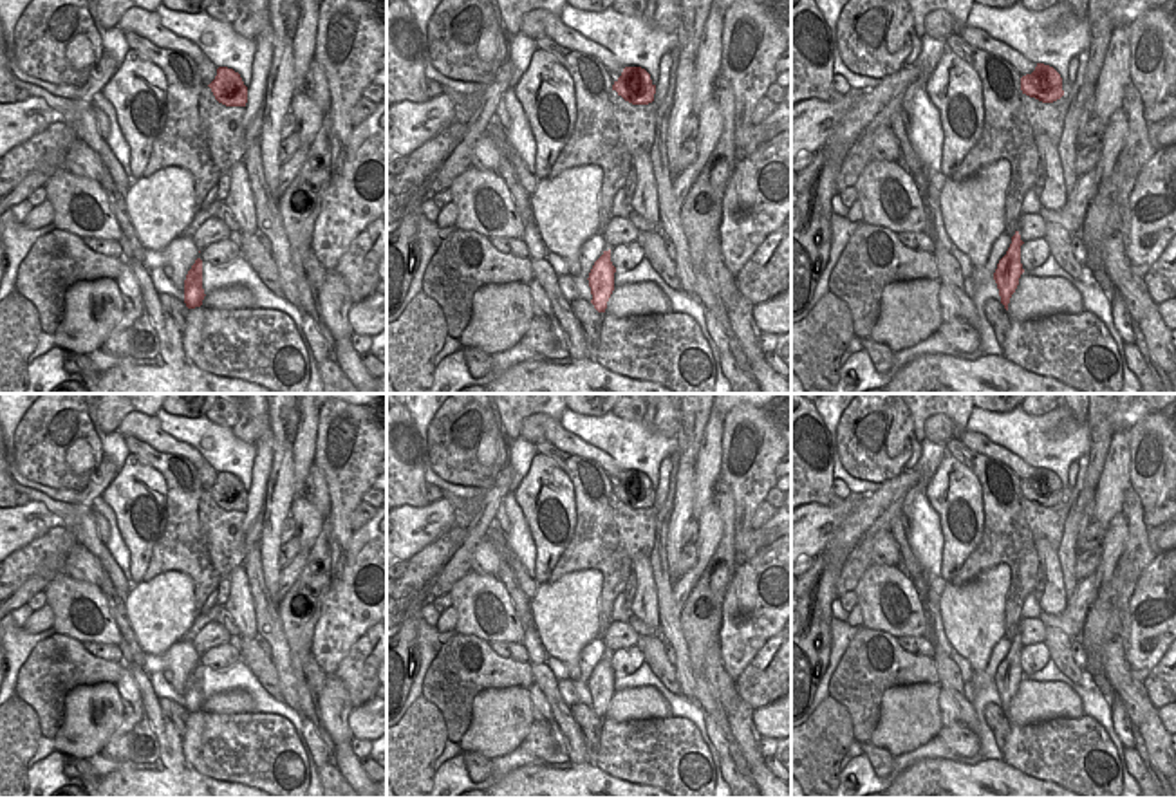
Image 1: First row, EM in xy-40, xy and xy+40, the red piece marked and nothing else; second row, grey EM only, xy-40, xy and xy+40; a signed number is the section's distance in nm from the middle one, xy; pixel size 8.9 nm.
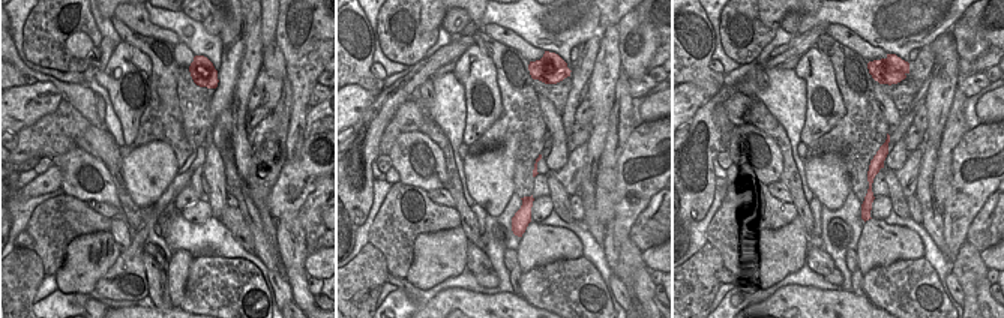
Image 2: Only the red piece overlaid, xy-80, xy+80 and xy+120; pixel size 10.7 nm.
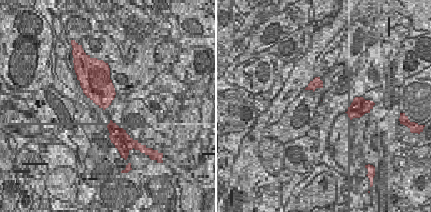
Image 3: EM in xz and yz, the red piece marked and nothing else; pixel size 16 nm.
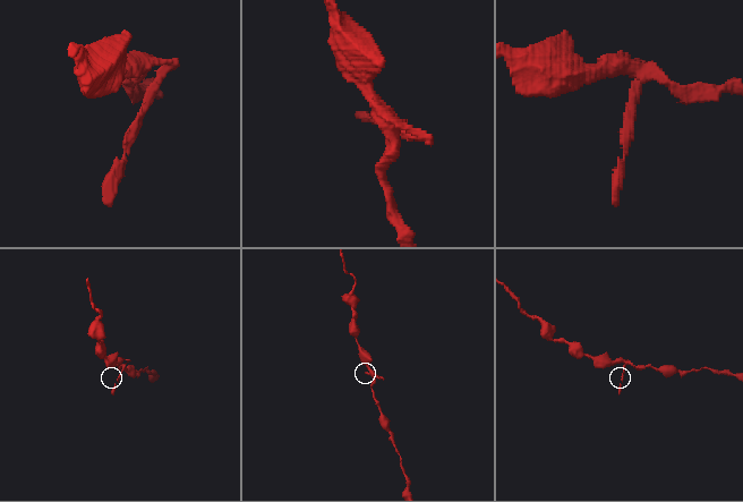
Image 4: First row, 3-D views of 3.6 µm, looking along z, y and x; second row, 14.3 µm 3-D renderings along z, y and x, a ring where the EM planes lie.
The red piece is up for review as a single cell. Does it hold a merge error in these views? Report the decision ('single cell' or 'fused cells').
fused cells

